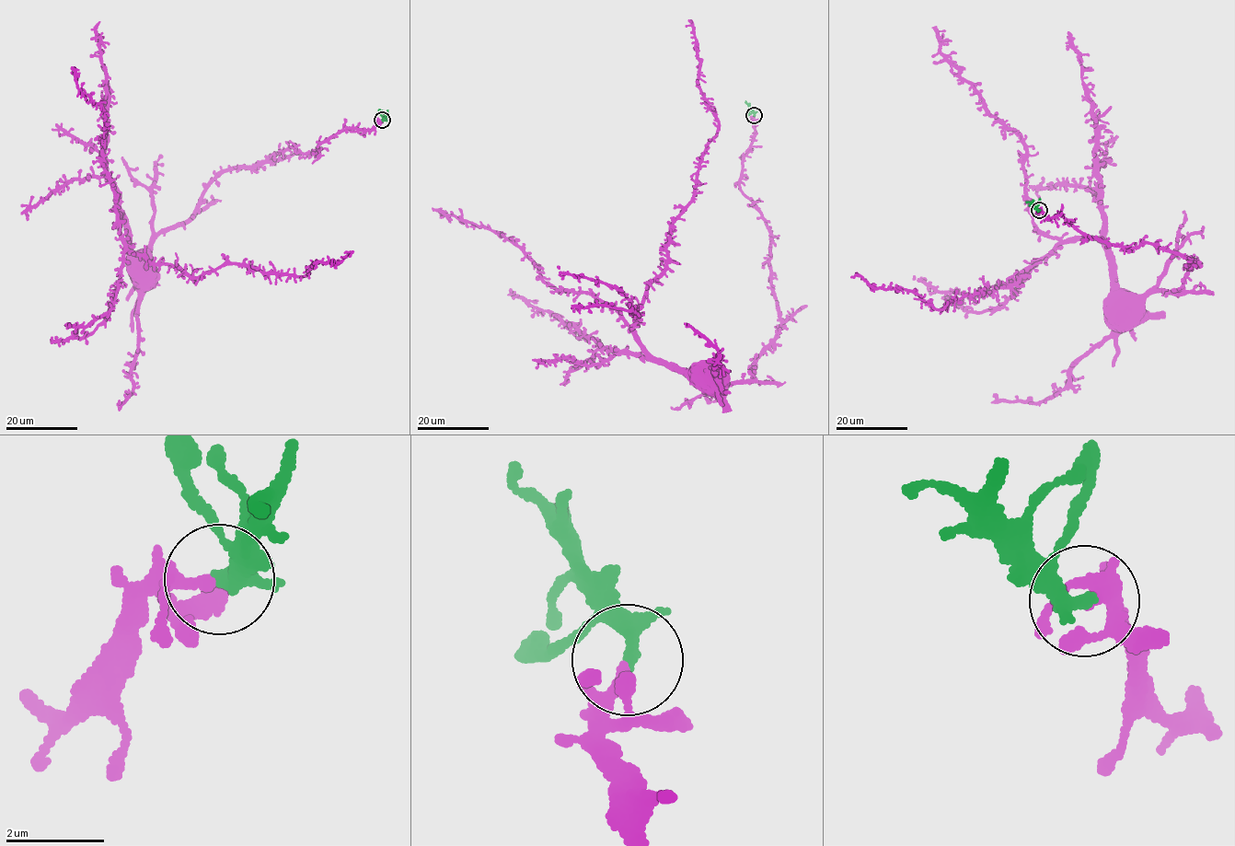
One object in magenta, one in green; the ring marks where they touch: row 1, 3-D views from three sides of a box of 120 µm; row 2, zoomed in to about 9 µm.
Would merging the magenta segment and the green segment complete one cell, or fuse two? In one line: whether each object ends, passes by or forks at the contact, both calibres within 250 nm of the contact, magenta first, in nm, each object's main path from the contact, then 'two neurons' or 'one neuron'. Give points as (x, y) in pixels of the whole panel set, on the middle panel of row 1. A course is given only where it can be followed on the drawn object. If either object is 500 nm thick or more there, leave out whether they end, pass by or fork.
magenta passes by; green passes by; calibres 170 and 260 nm; course magenta (754, 115), (738, 183), (771, 235), (781, 319), (753, 379), (716, 385), (634, 327), (716, 132), (688, 19); course green (754, 115), (745, 100); one neuron

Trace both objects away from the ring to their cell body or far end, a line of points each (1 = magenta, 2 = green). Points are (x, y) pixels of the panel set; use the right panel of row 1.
1: (1039, 210), (1192, 259), (1181, 293), (1117, 286), (1097, 240), (1070, 240), (1015, 283), (940, 309), (850, 277)
2: (1039, 210), (1026, 202)

